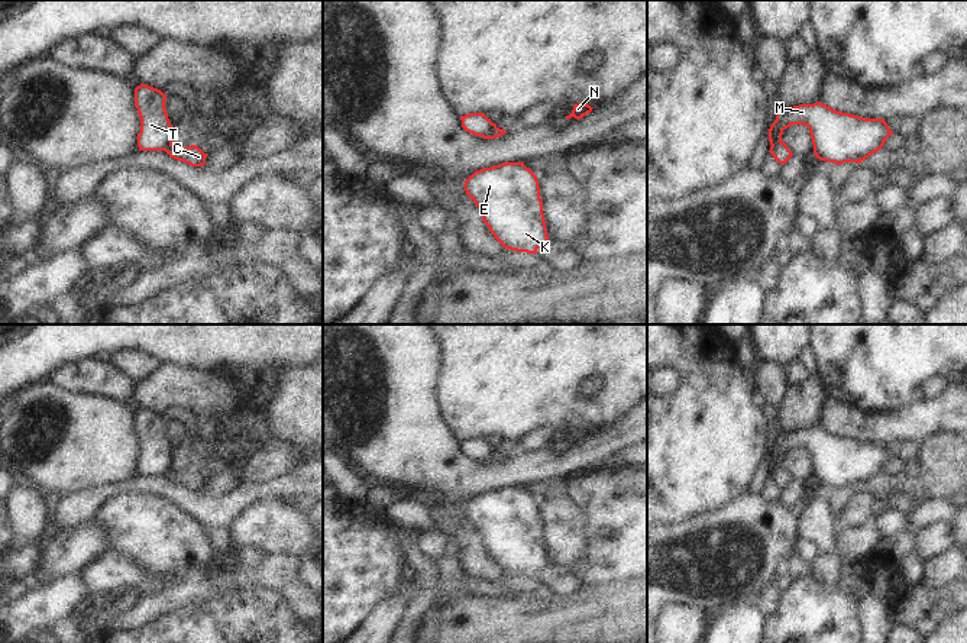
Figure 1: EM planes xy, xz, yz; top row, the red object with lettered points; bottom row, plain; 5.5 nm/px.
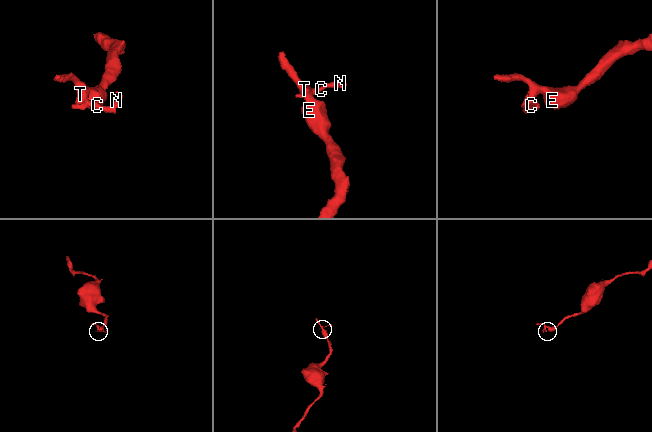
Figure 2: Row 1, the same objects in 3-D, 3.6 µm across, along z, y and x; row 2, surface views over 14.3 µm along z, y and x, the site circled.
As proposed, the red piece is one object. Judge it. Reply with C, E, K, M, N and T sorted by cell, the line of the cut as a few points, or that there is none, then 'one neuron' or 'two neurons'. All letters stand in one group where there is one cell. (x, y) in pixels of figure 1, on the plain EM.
C N / E K M T | xz (495, 449), (482, 461) | two neurons

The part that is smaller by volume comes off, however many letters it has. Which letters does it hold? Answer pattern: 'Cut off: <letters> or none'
Cut off: C, N

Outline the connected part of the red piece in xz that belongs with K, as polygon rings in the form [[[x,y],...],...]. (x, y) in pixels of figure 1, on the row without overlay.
[[[524,487],[475,495],[465,516],[502,572],[536,579],[549,566],[539,504]]]

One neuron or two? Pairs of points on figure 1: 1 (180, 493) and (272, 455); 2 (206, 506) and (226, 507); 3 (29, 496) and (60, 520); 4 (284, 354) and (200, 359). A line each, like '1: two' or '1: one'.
1: two
2: one
3: two
4: one

